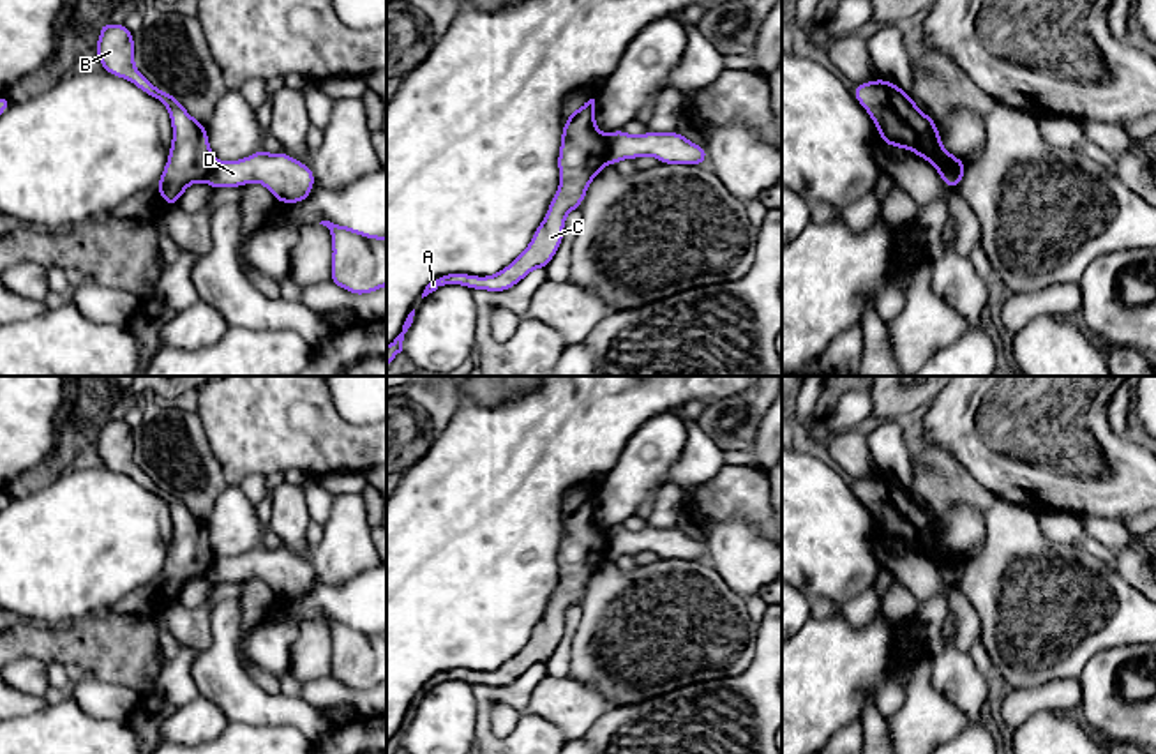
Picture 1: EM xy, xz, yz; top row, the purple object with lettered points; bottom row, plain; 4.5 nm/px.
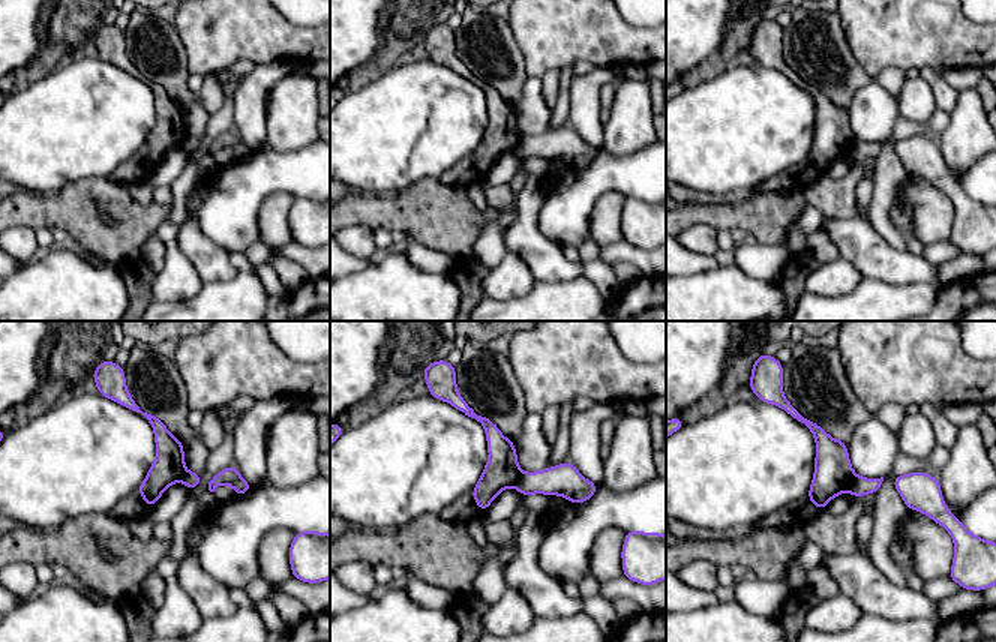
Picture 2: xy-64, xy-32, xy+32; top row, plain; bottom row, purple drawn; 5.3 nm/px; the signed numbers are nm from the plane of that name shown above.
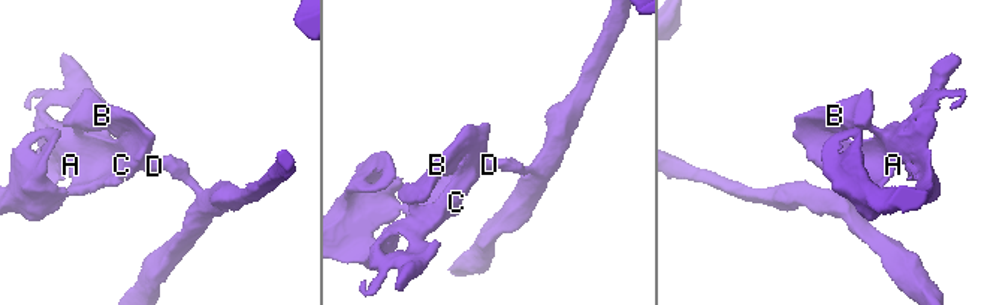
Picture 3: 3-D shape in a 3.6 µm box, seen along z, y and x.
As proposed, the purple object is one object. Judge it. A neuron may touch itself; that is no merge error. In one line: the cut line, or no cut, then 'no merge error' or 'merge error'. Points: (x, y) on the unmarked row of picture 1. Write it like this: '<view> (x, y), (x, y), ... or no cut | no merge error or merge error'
yz (936, 560), (964, 562) | merge error

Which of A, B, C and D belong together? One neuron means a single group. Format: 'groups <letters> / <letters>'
groups A B C / D

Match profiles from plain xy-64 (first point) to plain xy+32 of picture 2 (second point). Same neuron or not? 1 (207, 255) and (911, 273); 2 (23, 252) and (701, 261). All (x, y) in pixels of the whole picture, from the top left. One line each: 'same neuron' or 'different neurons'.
1: same neuron
2: different neurons

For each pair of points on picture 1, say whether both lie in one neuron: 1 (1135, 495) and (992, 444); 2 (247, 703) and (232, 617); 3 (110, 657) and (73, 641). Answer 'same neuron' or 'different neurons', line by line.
1: same neuron
2: same neuron
3: same neuron

